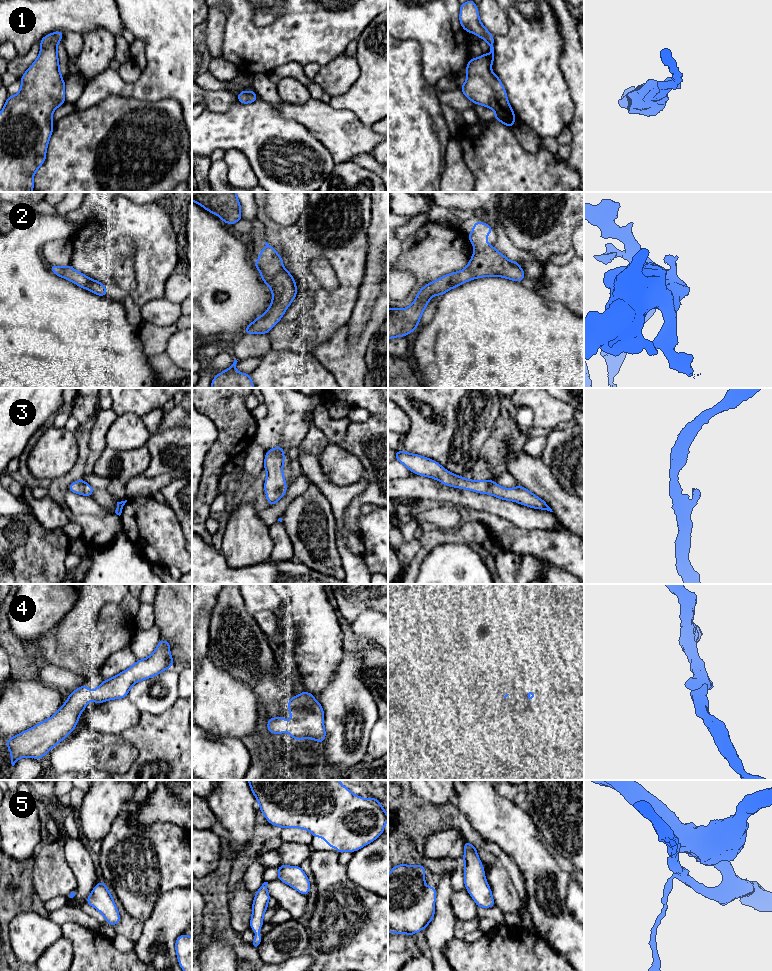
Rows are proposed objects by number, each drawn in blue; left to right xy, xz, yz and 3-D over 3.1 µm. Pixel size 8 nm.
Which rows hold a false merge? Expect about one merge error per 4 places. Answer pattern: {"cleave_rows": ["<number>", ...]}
{"cleave_rows": []}

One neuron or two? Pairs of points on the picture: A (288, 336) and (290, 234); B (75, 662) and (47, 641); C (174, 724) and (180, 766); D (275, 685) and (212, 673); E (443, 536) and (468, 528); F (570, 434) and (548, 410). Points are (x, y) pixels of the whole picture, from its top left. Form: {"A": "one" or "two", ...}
{"A": "one", "B": "one", "C": "one", "D": "two", "E": "one", "F": "two"}

